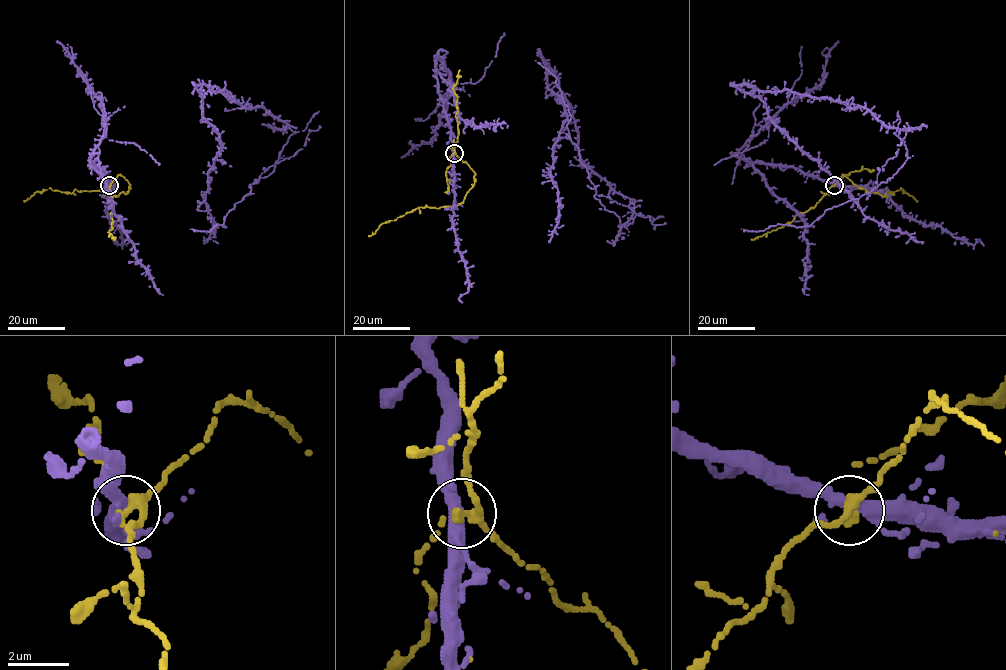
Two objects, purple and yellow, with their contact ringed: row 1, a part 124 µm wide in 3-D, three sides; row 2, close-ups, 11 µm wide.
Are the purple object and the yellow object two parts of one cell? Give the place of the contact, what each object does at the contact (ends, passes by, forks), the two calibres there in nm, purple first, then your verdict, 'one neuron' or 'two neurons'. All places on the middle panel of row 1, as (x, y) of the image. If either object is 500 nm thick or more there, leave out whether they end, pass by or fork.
at (454, 153); purple forks there; yellow passes by; 320 nm thick on the purple side, 320 nm on the other; one neuron

